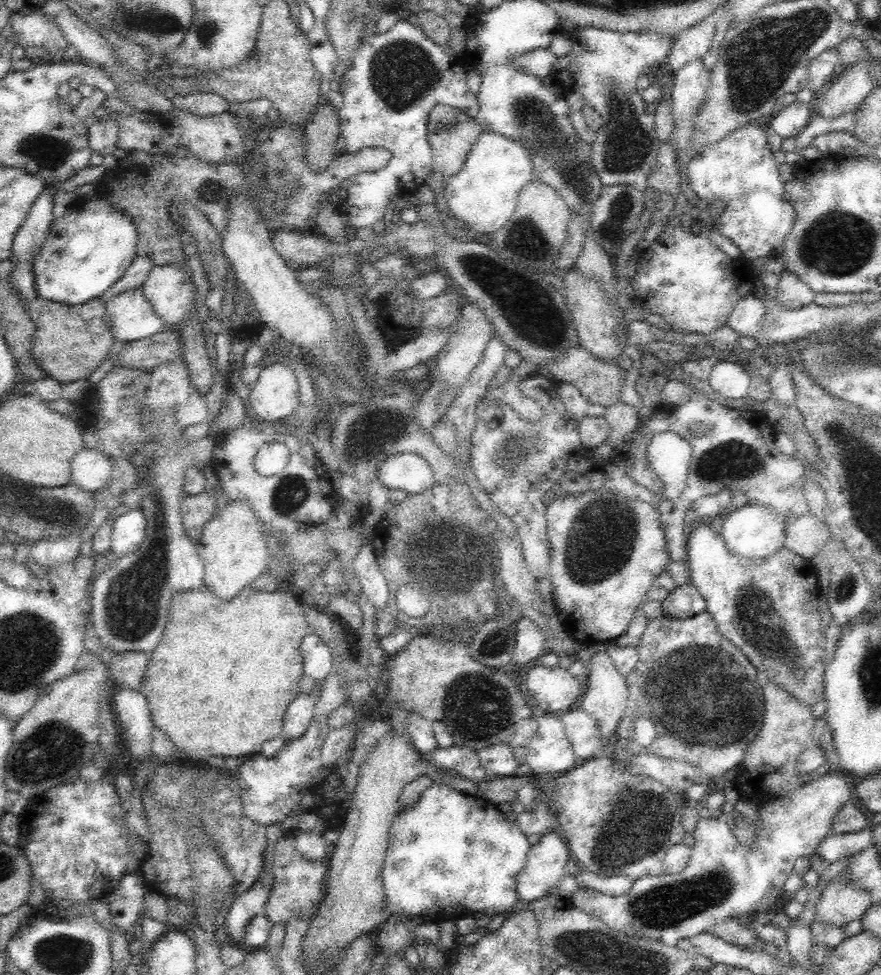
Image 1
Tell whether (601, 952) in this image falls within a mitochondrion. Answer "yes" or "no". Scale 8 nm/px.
yes

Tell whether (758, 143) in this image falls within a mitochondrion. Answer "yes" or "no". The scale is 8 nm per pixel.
no

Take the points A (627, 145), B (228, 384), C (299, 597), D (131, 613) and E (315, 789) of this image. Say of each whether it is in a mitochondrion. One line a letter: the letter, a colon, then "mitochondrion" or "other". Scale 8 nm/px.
A: mitochondrion
B: other
C: other
D: mitochondrion
E: other

